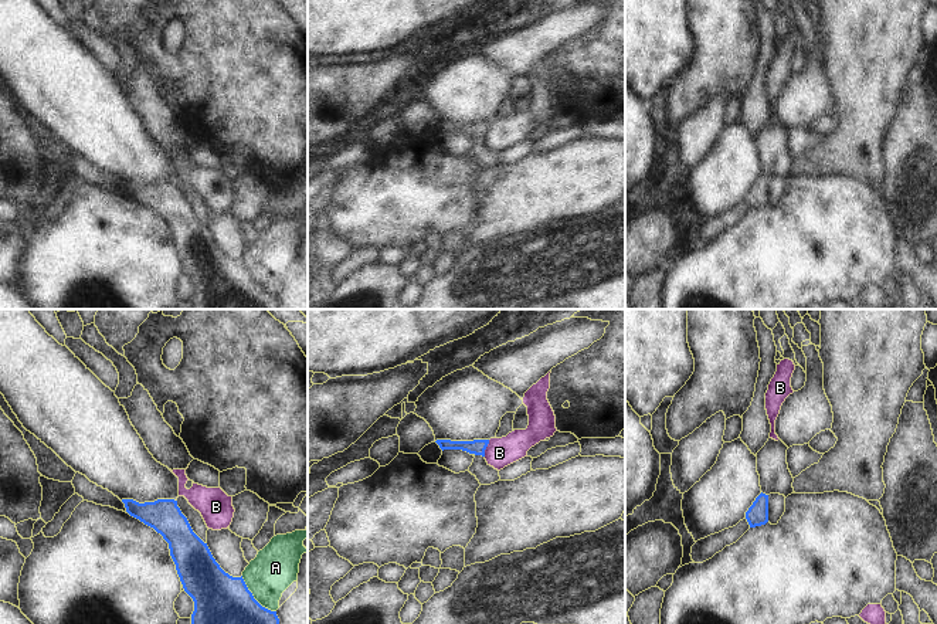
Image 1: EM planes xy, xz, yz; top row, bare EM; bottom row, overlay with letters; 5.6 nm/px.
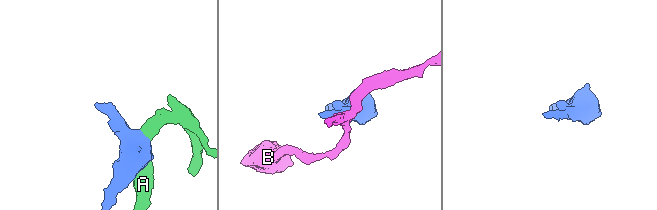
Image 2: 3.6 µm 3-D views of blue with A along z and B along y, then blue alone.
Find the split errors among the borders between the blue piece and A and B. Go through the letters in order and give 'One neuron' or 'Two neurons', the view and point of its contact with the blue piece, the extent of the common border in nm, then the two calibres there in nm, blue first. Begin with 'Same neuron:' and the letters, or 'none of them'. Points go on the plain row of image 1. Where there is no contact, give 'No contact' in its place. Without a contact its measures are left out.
Same neuron: none of them
A: Two neurons. Touches blue at xy (253, 280). Shared border 280 nm. Thickness 420 nm (blue) against 260 nm
B: Two neurons. Touches blue at xz (485, 131). Shared border 100 nm. Thickness 90 nm (blue) against 160 nm.

